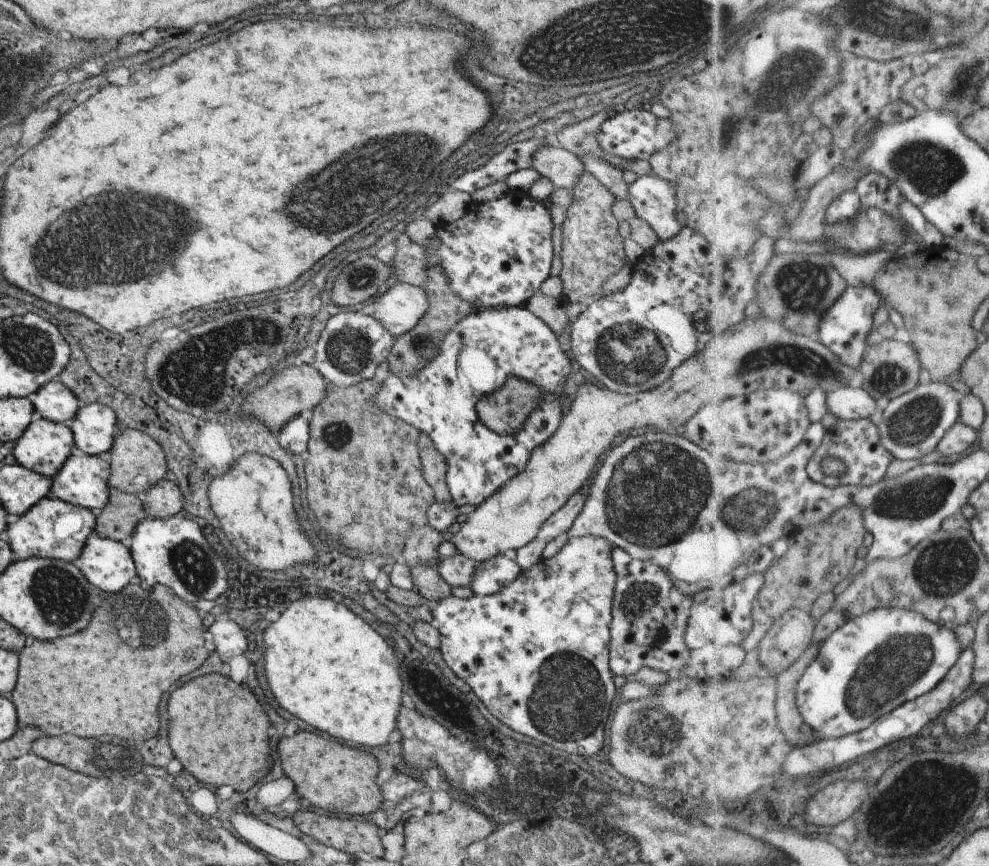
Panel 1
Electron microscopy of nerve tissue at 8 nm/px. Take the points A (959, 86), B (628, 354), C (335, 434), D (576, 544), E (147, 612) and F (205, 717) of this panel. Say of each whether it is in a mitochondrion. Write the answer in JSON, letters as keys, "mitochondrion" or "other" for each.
{"A":"mitochondrion","B":"mitochondrion","C":"mitochondrion","D":"other","E":"mitochondrion","F":"other"}

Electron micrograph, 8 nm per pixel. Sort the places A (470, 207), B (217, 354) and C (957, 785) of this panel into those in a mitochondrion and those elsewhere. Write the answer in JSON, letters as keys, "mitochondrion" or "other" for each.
{"A":"other","B":"mitochondrion","C":"mitochondrion"}

